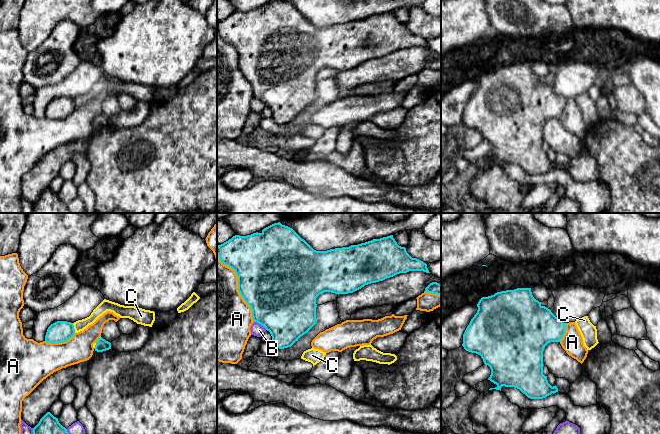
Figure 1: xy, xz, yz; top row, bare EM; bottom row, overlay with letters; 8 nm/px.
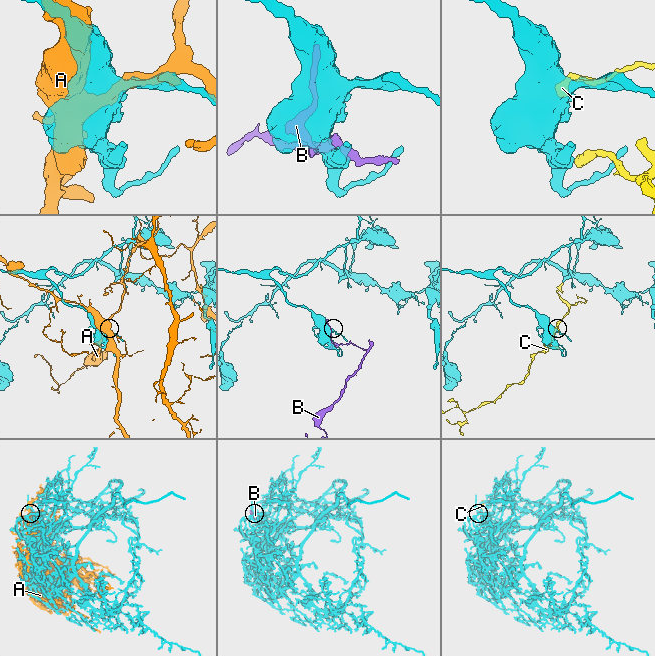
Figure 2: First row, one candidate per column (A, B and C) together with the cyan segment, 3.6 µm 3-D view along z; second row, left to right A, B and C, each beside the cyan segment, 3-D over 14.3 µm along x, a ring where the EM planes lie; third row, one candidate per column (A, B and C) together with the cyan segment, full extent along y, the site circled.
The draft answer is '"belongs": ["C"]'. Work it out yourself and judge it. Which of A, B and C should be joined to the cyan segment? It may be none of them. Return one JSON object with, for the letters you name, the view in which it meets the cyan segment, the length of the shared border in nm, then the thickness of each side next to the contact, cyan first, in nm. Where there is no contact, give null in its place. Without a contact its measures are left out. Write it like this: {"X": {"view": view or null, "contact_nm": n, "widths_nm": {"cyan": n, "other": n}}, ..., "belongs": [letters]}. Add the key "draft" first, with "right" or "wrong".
{"draft": "right", "C": {"view": "xy", "contact_nm": 80, "widths_nm": {"cyan": 170, "other": 90}}, "belongs": ["C"]}

